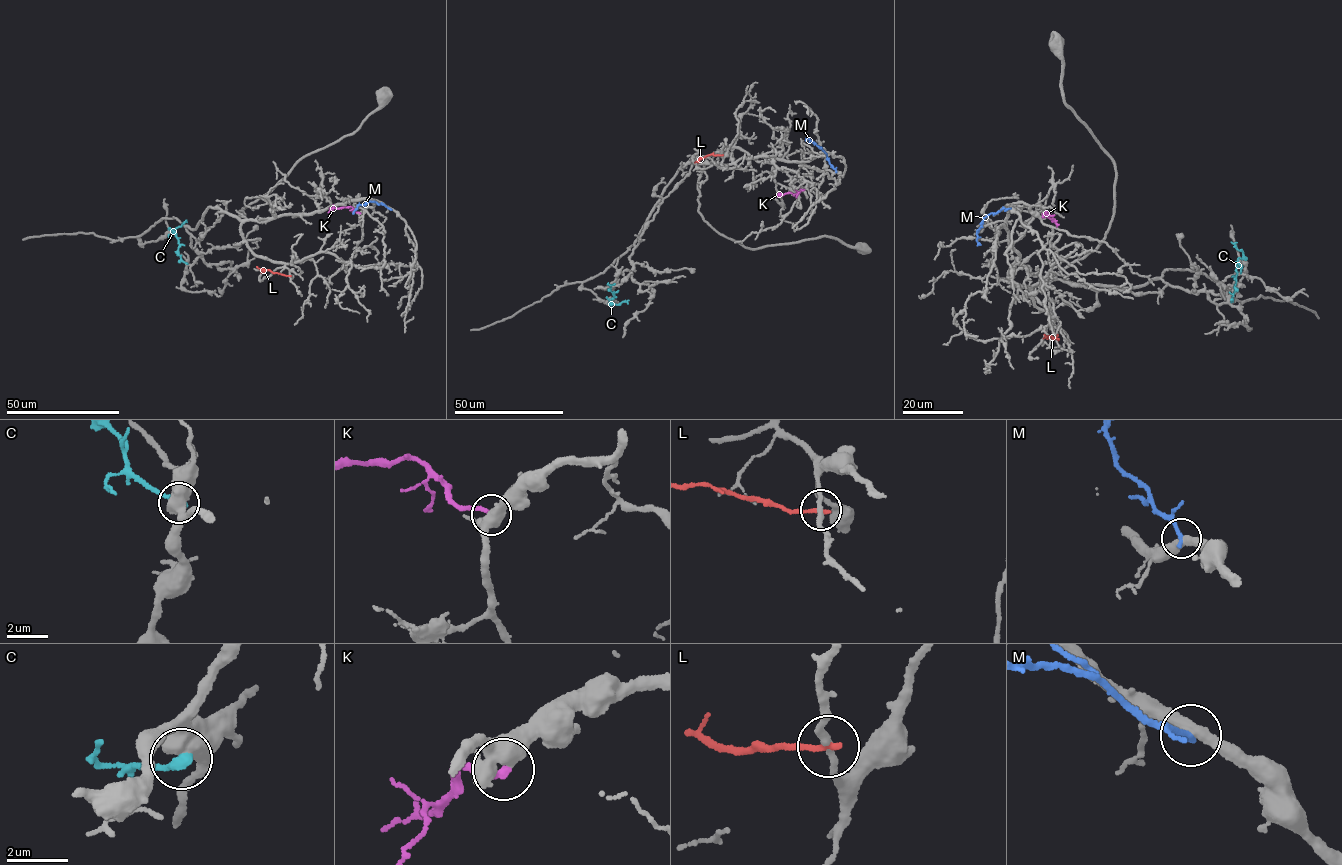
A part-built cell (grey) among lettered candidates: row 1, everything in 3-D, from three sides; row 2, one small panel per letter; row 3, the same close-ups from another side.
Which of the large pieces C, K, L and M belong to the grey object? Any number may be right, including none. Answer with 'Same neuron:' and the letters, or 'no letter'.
Same neuron: K

